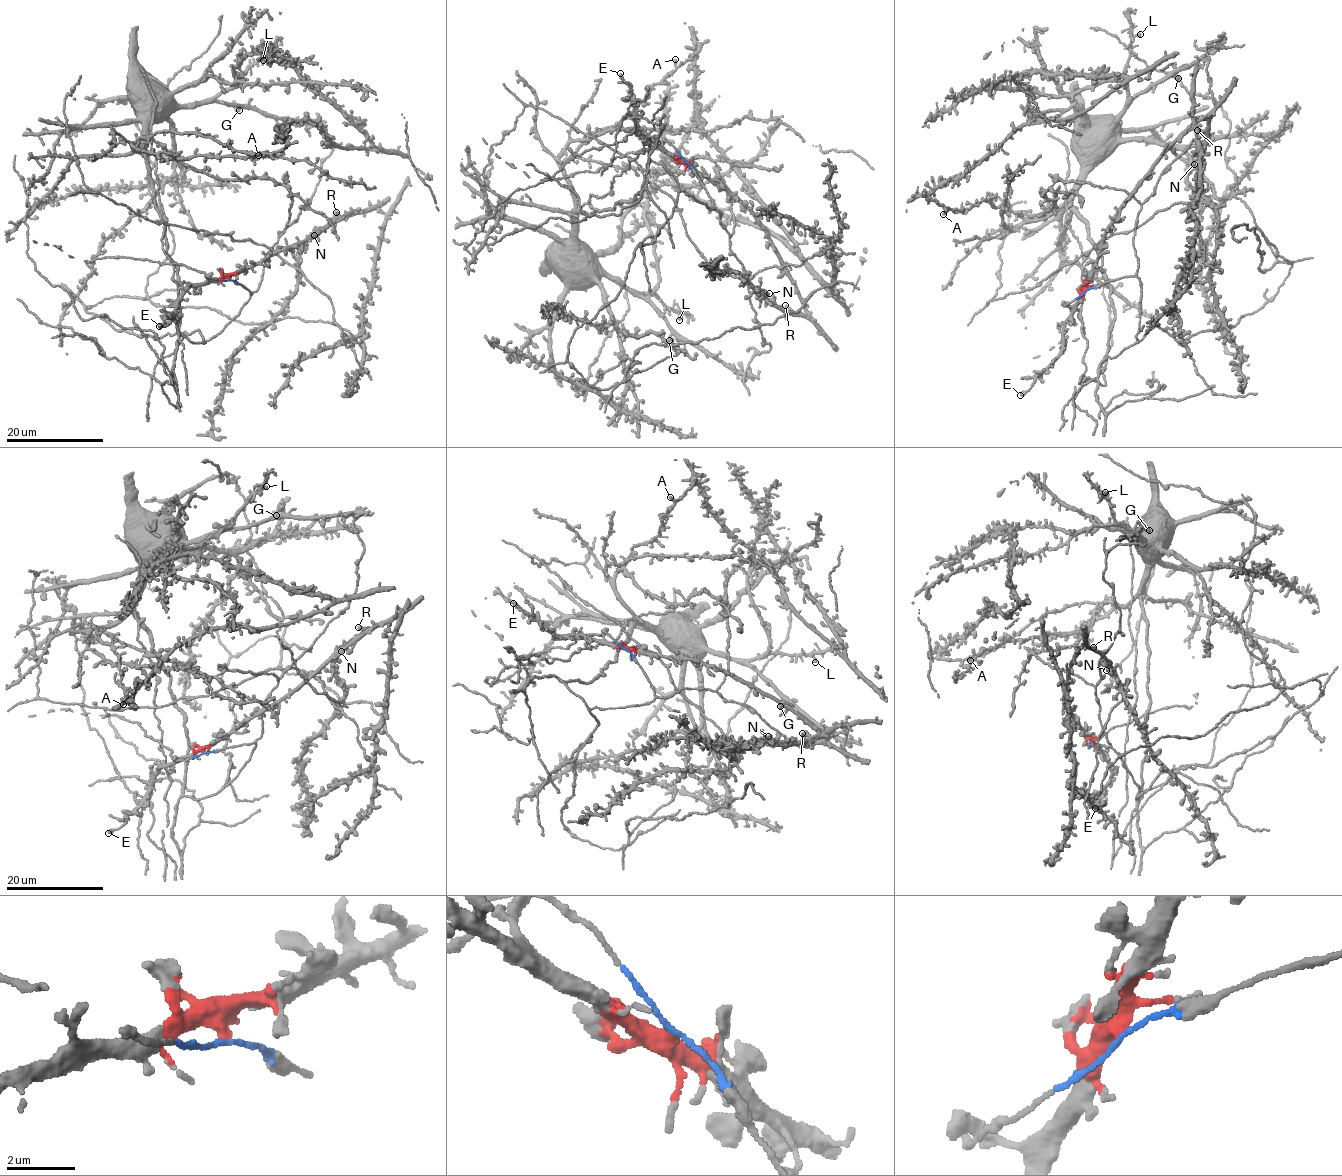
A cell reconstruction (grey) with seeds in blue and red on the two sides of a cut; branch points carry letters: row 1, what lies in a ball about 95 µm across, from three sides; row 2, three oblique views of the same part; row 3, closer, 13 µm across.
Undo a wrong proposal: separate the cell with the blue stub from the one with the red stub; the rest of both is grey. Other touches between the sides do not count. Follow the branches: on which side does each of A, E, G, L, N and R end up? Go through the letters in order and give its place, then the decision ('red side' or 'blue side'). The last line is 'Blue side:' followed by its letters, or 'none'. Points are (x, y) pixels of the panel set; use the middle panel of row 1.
A: (675, 59) | blue side
E: (620, 73) | red side
G: (669, 340) | blue side
L: (679, 320) | blue side
N: (769, 293) | red side
R: (785, 305) | red side
Blue side: A, G, L

